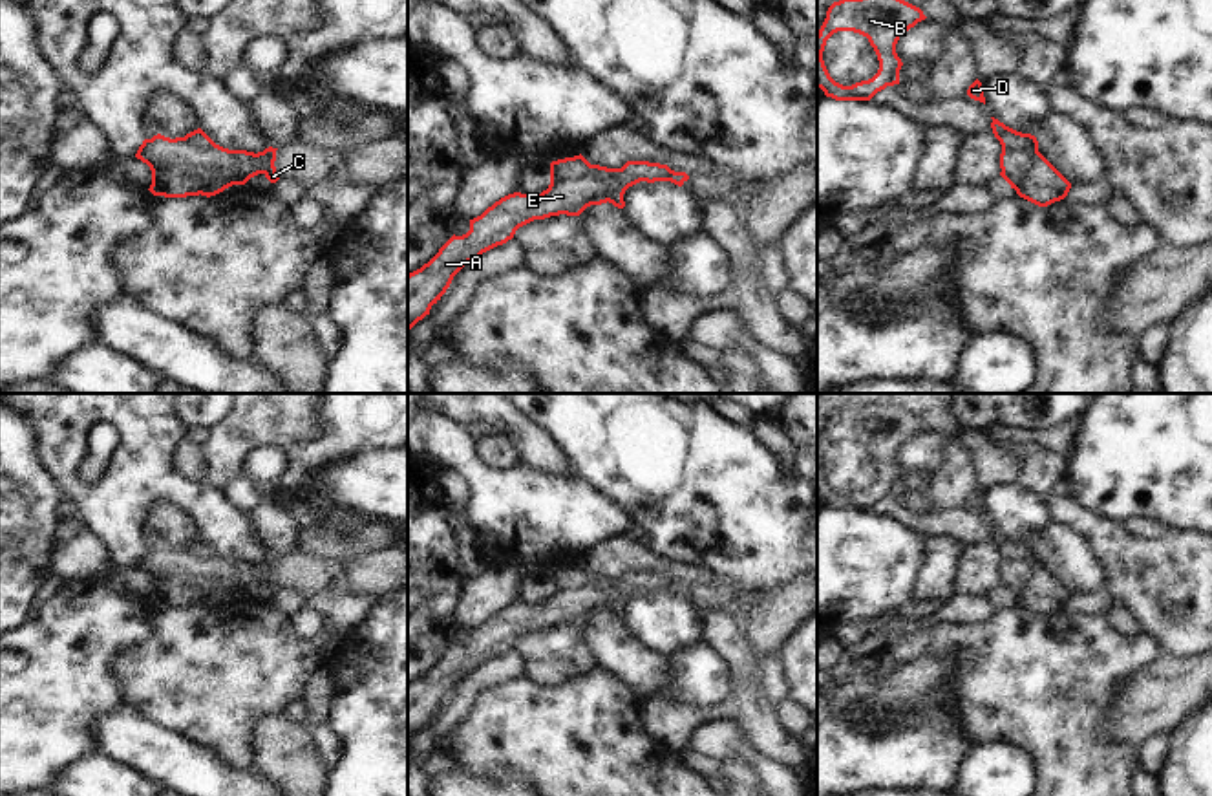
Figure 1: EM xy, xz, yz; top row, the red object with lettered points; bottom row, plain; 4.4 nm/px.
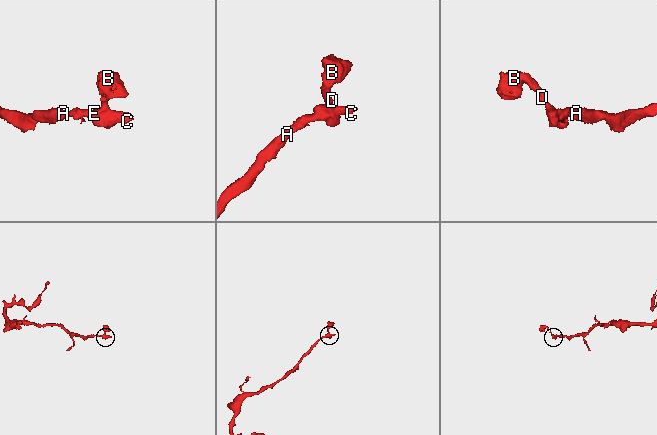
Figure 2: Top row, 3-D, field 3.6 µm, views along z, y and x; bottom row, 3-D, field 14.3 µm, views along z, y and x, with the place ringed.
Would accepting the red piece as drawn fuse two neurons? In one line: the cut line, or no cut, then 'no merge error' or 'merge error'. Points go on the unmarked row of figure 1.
cut yz (1015, 546), (1031, 566), (1031, 579), (1017, 601); merge error

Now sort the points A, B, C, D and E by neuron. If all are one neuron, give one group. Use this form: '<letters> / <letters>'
A C E / B D

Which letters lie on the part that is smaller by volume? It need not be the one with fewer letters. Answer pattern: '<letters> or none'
B, D.

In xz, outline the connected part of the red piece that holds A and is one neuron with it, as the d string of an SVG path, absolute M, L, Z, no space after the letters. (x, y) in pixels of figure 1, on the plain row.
M627 571L618 582L616 587L600 589L550 576L550 595L541 604L508 604L470 629L466 644L453 644L428 673L408 684L408 743L430 725L468 672L512 650L519 637L559 624L579 626L590 615L607 613L612 597L625 602L640 591L671 591L682 597L689 589L686 582L649 571Z

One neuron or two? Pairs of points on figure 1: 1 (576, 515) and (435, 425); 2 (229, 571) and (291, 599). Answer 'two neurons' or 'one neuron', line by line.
1: one neuron
2: two neurons

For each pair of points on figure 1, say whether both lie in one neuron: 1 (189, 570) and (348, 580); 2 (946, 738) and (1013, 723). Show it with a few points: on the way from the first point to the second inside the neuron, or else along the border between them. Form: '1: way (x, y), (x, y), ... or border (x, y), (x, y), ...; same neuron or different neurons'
1: border (342, 562), (342, 573), (335, 586); different neurons
2: border (946, 696), (947, 709), (971, 745); different neurons

